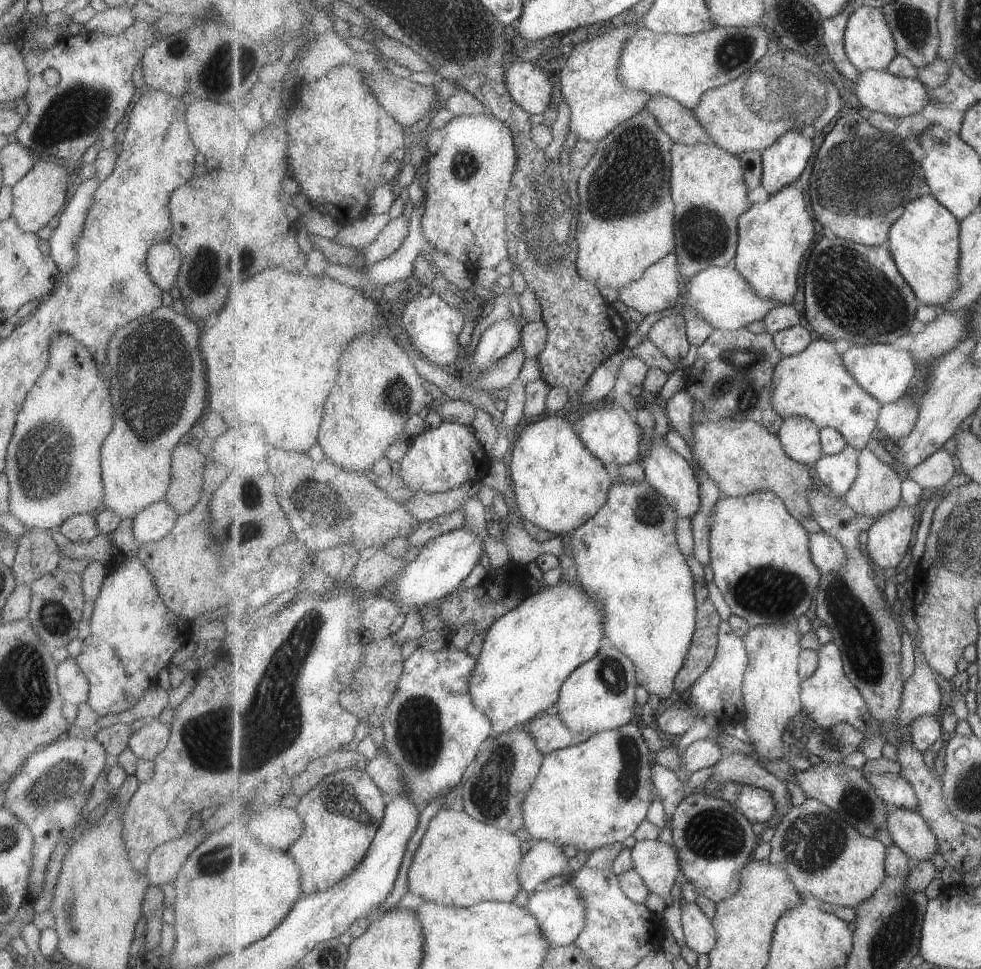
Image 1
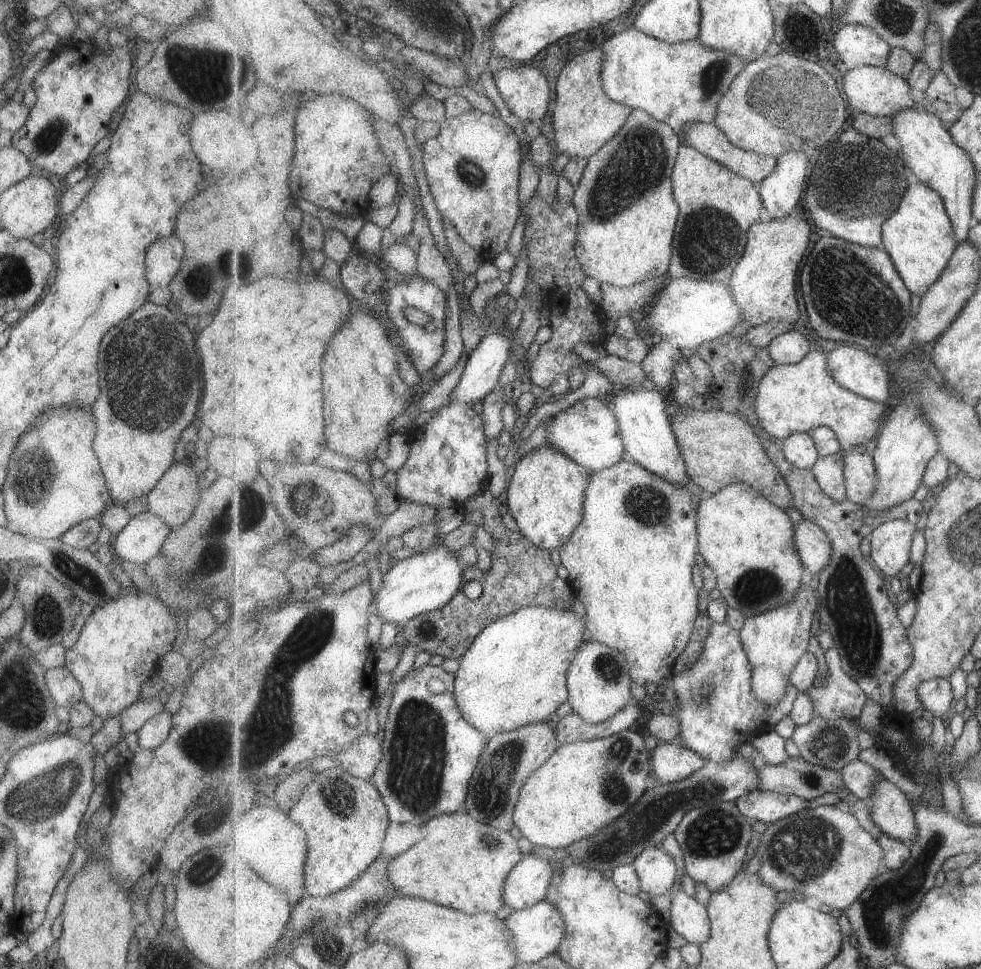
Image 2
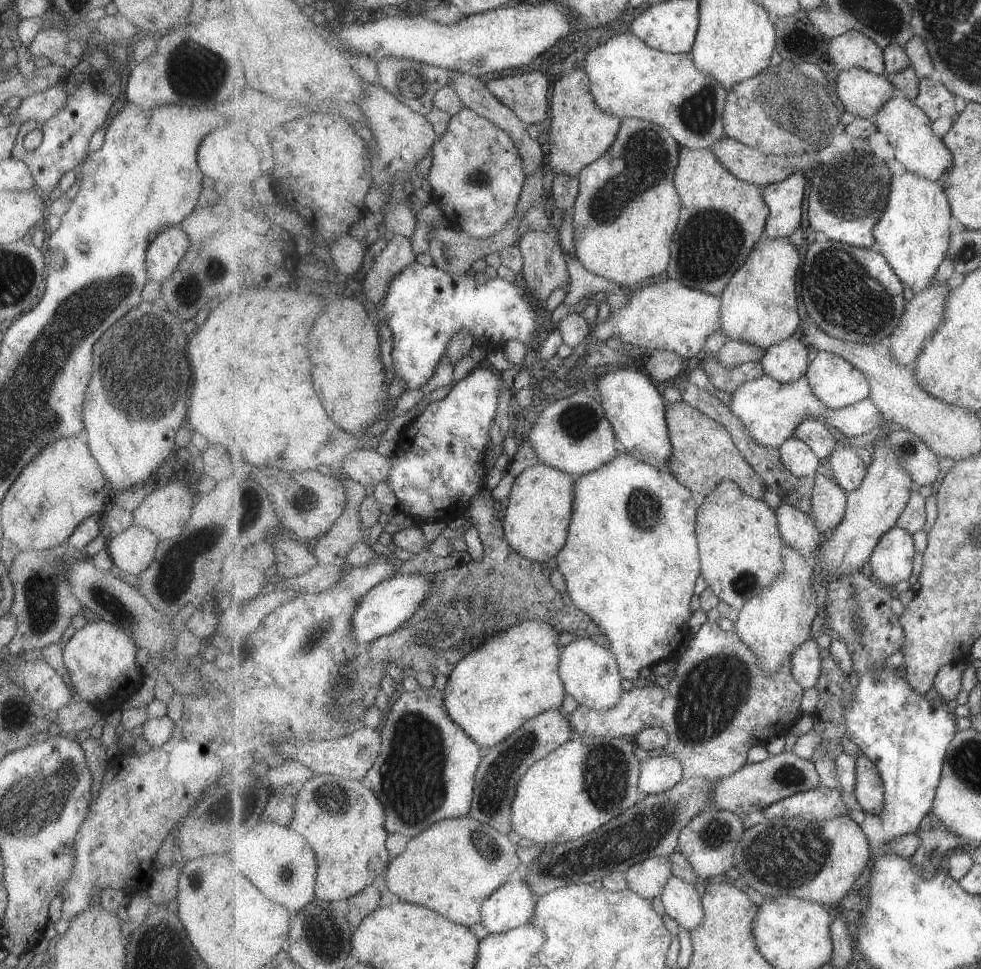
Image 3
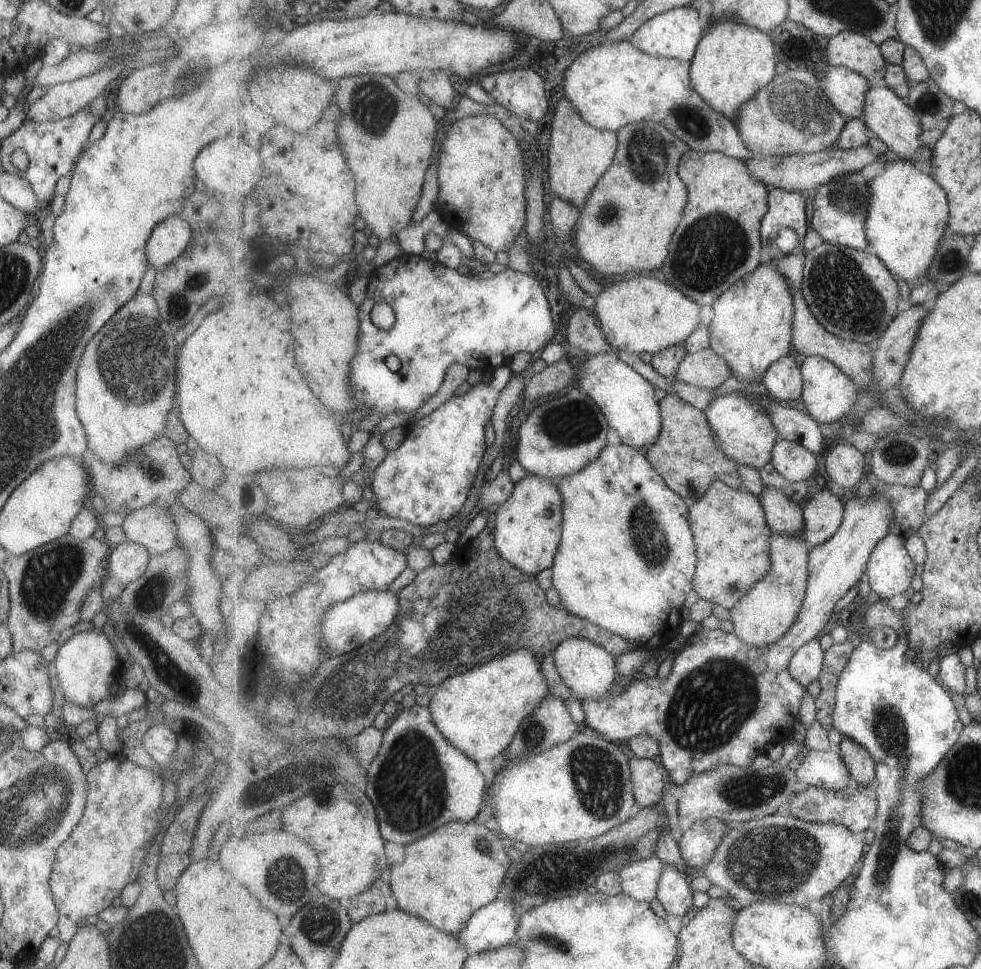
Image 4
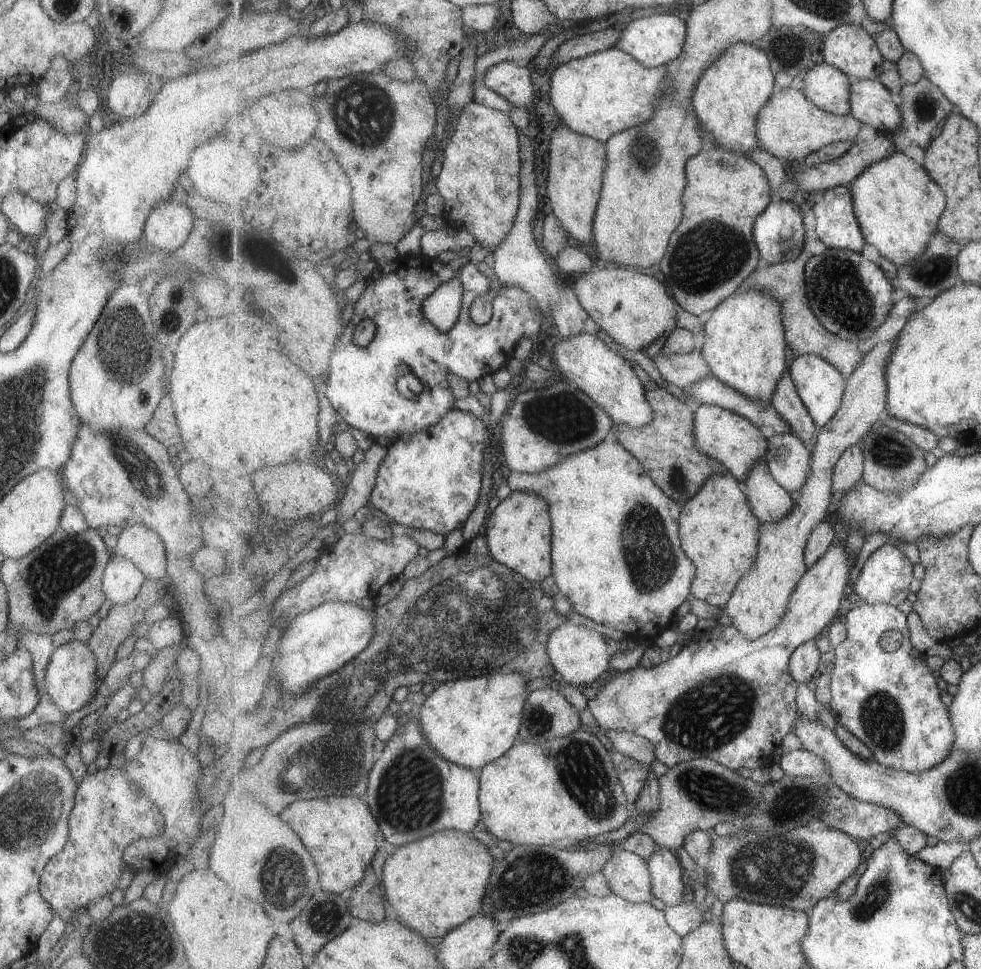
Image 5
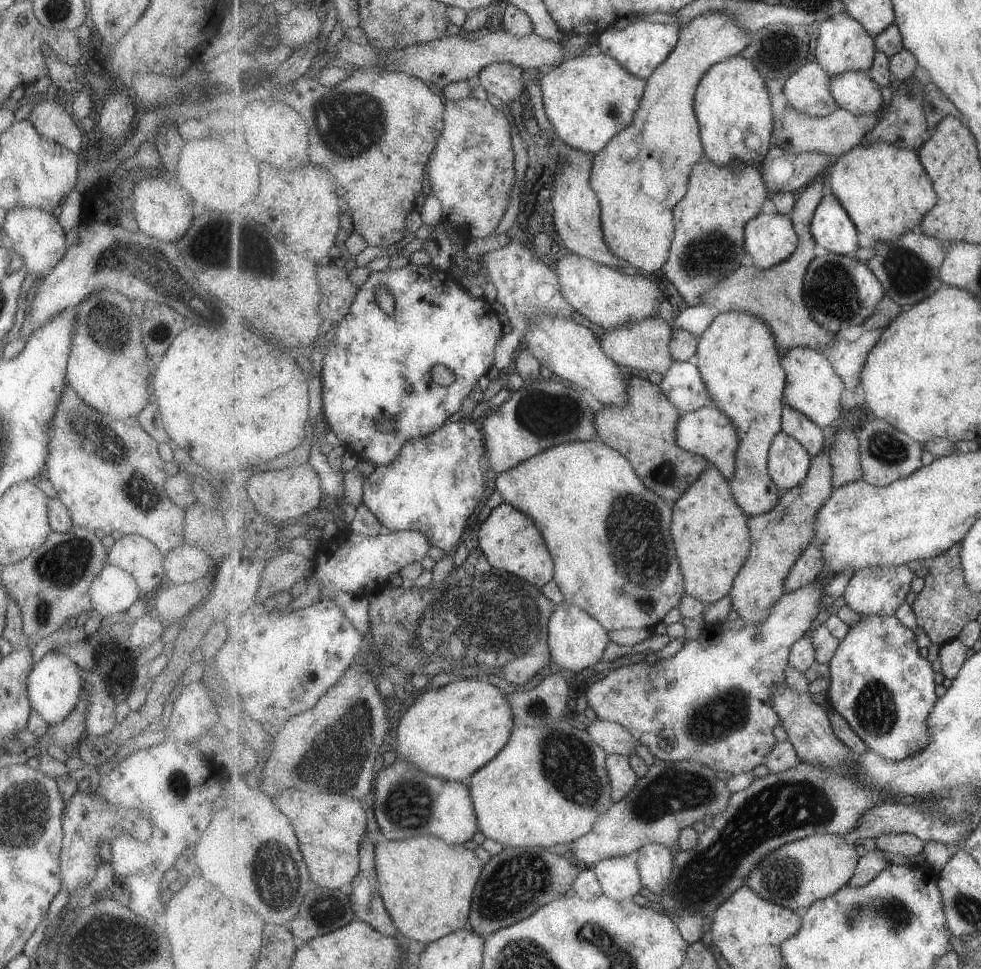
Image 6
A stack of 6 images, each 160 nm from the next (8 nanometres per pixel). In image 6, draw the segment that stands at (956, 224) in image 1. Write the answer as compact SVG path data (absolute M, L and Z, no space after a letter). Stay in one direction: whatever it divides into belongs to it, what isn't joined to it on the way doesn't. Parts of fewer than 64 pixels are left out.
M873 142L851 148L849 152L841 154L832 162L826 172L828 192L839 198L839 202L846 208L847 214L858 228L858 232L871 234L874 240L899 240L909 230L919 229L923 218L929 210L937 206L938 195L934 184L925 171L917 150L905 146L895 146L889 142Z

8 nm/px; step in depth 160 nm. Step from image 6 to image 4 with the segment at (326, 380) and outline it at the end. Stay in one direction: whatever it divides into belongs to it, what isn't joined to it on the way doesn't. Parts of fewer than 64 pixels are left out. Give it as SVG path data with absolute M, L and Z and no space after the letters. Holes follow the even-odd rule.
M401 255L399 258L392 260L389 264L383 265L382 267L374 270L369 276L369 283L367 285L366 297L359 306L360 308L360 353L354 358L354 361L351 363L351 378L350 383L352 384L352 393L354 394L353 398L356 400L356 405L358 410L367 407L371 407L370 414L384 414L384 417L391 412L397 412L397 410L417 410L421 408L421 404L425 404L429 398L434 394L437 394L437 390L441 388L443 384L443 378L445 378L445 372L451 364L454 362L460 362L465 366L468 366L470 369L480 370L482 373L490 372L493 374L495 370L499 367L503 367L509 362L512 358L521 351L529 351L530 353L539 354L542 348L545 348L553 336L555 336L555 322L553 322L553 314L551 314L551 304L541 288L541 282L529 274L523 274L523 272L514 271L510 269L505 269L503 272L482 272L475 275L463 276L461 269L451 269L442 263L437 261L425 260L420 258L418 255ZM377 302L386 302L393 308L395 312L395 322L387 330L382 330L377 328L371 320L371 310ZM387 356L397 356L401 360L401 368L393 372L389 366L387 366Z

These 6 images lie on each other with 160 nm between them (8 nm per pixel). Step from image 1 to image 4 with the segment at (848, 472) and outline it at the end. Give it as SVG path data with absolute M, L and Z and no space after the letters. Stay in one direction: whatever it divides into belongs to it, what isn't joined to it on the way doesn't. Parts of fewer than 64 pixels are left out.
M821 489L804 505L806 518L805 542L811 547L835 536L844 521L843 502L831 490Z

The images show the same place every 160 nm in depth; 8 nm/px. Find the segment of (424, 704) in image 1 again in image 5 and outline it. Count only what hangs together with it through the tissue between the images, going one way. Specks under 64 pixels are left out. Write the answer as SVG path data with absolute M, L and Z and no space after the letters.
M417 716L403 719L386 742L386 747L370 772L366 792L367 803L374 811L375 818L379 818L381 832L396 847L421 840L445 829L471 833L471 830L477 826L477 822L482 819L479 773L466 766L448 761L431 746Z

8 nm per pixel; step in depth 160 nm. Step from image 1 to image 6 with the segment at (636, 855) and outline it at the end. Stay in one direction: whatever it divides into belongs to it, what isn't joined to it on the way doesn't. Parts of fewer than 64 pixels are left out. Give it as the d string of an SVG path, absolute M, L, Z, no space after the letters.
M629 856L604 859L593 866L604 895L616 902L632 900L645 888L636 862Z

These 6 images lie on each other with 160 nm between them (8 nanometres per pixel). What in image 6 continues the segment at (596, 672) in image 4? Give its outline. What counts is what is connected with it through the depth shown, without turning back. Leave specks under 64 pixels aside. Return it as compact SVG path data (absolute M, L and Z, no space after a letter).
M566 602L559 604L549 624L549 647L554 666L558 669L579 673L589 669L589 666L595 666L603 658L605 648L609 644L609 632L581 606Z

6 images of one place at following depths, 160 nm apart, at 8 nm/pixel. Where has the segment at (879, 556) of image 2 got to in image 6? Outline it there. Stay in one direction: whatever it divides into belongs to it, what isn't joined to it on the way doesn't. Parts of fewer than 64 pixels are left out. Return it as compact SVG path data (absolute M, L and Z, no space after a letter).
M871 566L859 570L851 577L844 598L846 604L858 614L865 616L893 616L906 602L907 594L911 593L911 582L915 580L915 572L909 566Z

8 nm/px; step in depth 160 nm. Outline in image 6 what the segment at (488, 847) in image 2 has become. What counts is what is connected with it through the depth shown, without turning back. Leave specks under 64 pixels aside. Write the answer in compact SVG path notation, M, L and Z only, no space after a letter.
M432 835L401 842L378 839L376 868L380 884L389 886L385 902L396 922L401 939L426 946L468 925L471 902L483 870L483 860L464 844L451 844Z

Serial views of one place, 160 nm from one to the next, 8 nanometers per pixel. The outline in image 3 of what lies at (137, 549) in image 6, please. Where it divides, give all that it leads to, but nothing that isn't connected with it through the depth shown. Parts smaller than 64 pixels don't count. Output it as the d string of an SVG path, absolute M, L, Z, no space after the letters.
M175 475L161 482L132 510L132 522L150 530L159 541L173 538L189 520L194 500Z

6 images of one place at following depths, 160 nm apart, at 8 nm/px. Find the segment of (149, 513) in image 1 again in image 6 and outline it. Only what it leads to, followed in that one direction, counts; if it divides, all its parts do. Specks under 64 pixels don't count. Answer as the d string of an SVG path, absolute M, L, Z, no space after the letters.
M107 563L93 578L87 594L91 608L101 617L125 612L135 601L144 598L127 572Z

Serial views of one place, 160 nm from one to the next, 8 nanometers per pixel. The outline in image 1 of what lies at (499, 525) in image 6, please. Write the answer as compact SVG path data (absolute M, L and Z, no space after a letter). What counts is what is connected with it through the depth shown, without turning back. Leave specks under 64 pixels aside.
M547 413L543 418L518 429L518 433L513 448L511 476L515 482L517 506L526 520L551 531L555 536L569 534L591 520L606 505L615 478L611 478L605 470L605 463L585 446L569 415Z

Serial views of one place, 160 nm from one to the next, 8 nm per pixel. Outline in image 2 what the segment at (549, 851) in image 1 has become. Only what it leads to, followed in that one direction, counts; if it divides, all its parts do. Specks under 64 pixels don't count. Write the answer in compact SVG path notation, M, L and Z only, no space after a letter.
M535 854L525 855L507 878L503 906L512 912L527 910L546 899L559 867Z

